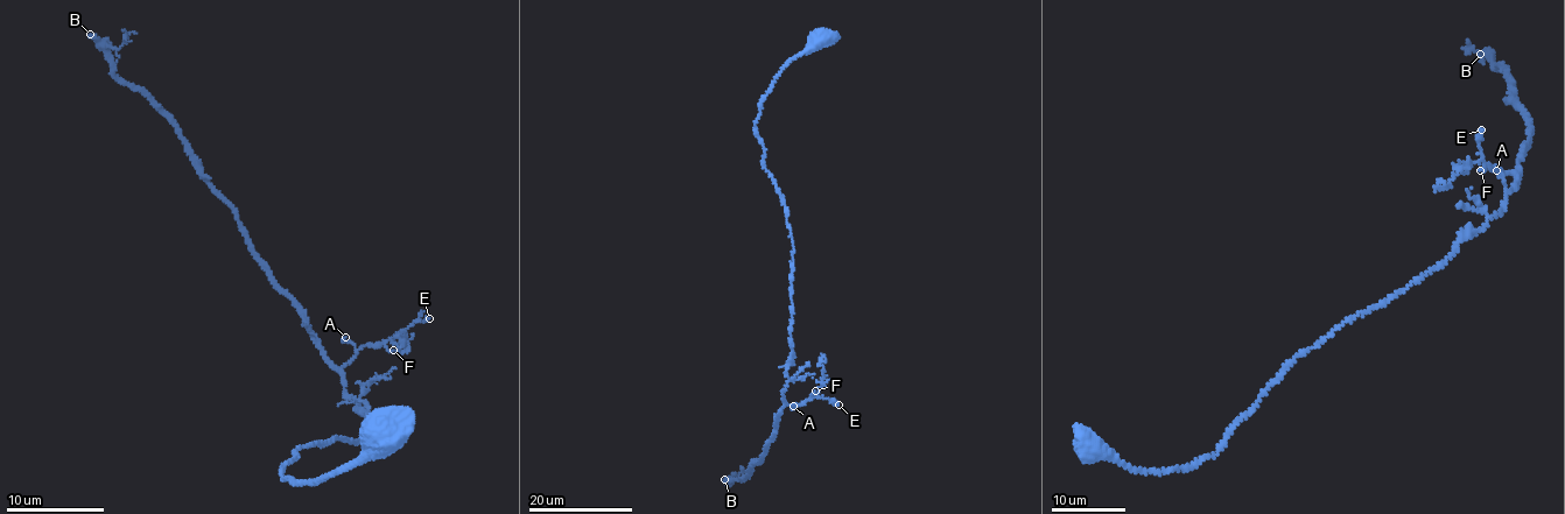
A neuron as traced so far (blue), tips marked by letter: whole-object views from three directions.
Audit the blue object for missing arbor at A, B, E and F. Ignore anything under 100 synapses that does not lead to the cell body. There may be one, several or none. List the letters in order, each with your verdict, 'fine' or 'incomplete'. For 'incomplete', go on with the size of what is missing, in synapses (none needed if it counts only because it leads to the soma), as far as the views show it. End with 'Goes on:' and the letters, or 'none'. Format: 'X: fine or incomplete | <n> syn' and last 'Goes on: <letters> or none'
A: fine
B: incomplete | 300 syn
E: fine
F: fine
Goes on: B

